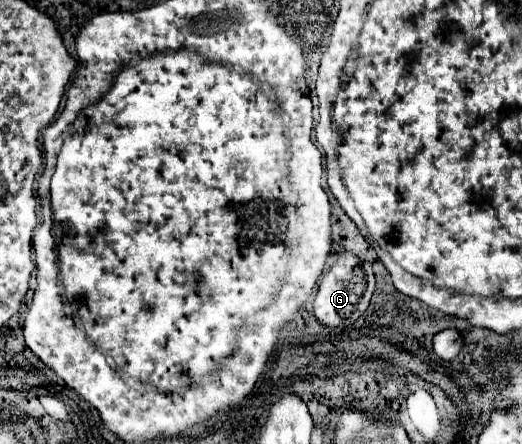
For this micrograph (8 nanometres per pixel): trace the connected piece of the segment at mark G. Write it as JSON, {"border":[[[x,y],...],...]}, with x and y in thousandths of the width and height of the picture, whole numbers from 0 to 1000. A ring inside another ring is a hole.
{"border":[[[659,565],[613,628],[609,664],[602,678],[602,705],[613,718],[613,727],[628,732],[632,741],[667,741],[705,696],[716,651],[720,651],[720,628],[713,592],[693,588],[678,570]]]}

